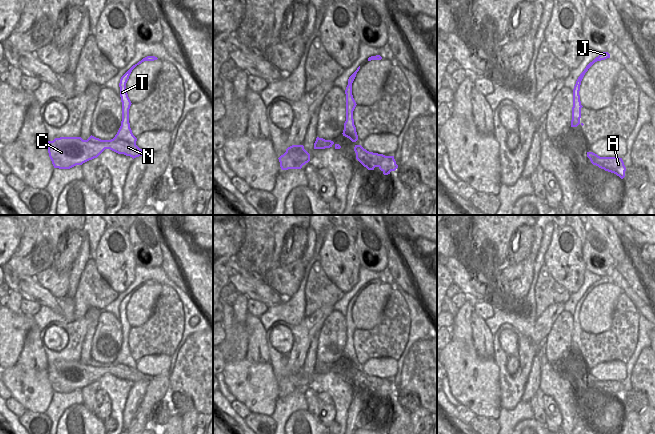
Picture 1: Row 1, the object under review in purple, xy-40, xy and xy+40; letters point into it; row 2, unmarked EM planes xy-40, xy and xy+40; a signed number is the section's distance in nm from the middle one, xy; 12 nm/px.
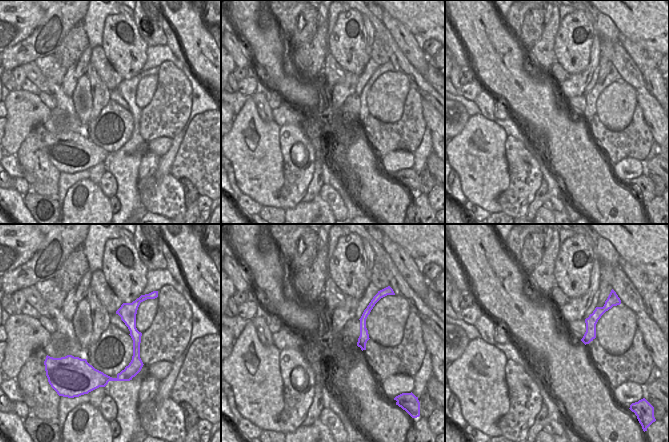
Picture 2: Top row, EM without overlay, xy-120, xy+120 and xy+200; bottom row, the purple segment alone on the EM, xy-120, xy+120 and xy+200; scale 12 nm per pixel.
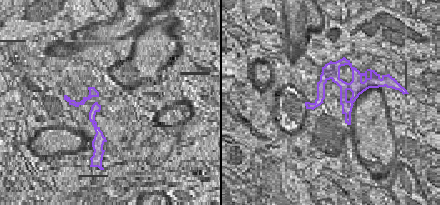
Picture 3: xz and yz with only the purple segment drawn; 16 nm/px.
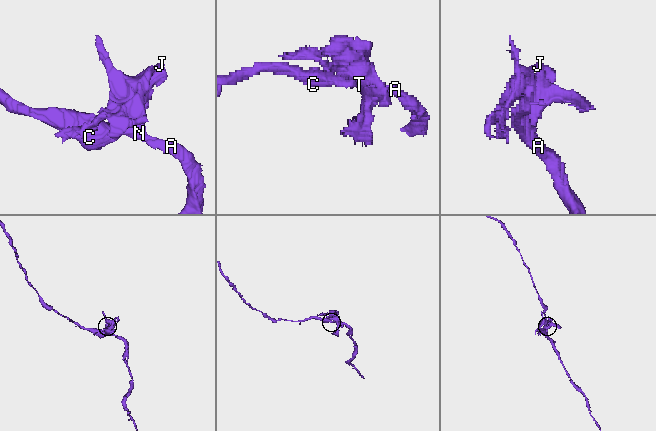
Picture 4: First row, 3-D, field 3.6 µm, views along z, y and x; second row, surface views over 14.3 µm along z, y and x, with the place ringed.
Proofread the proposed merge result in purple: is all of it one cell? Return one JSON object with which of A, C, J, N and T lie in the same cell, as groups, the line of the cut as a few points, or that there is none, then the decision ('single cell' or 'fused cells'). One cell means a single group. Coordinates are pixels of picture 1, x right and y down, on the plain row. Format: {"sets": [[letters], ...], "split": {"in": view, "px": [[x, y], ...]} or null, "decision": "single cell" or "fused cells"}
{"sets": [["A", "C", "J", "N", "T"]], "split": null, "decision": "single cell"}

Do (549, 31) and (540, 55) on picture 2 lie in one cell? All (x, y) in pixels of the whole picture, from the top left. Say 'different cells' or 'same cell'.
same cell

